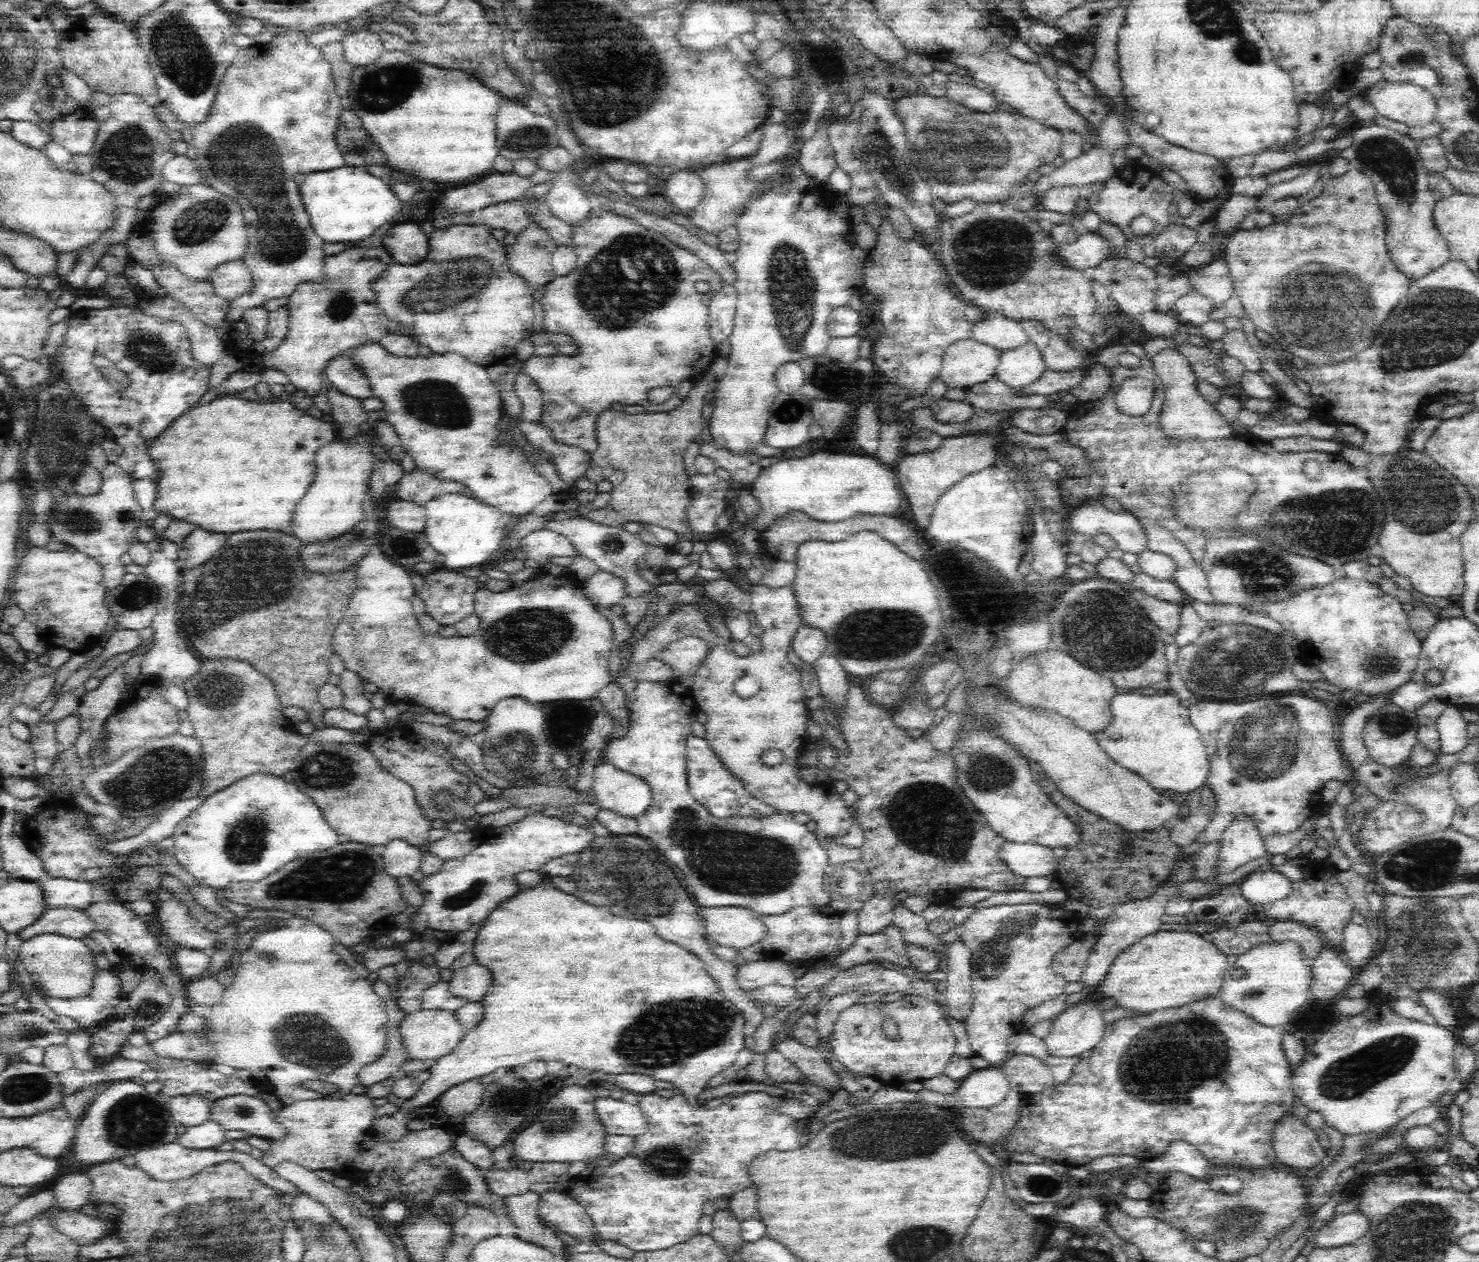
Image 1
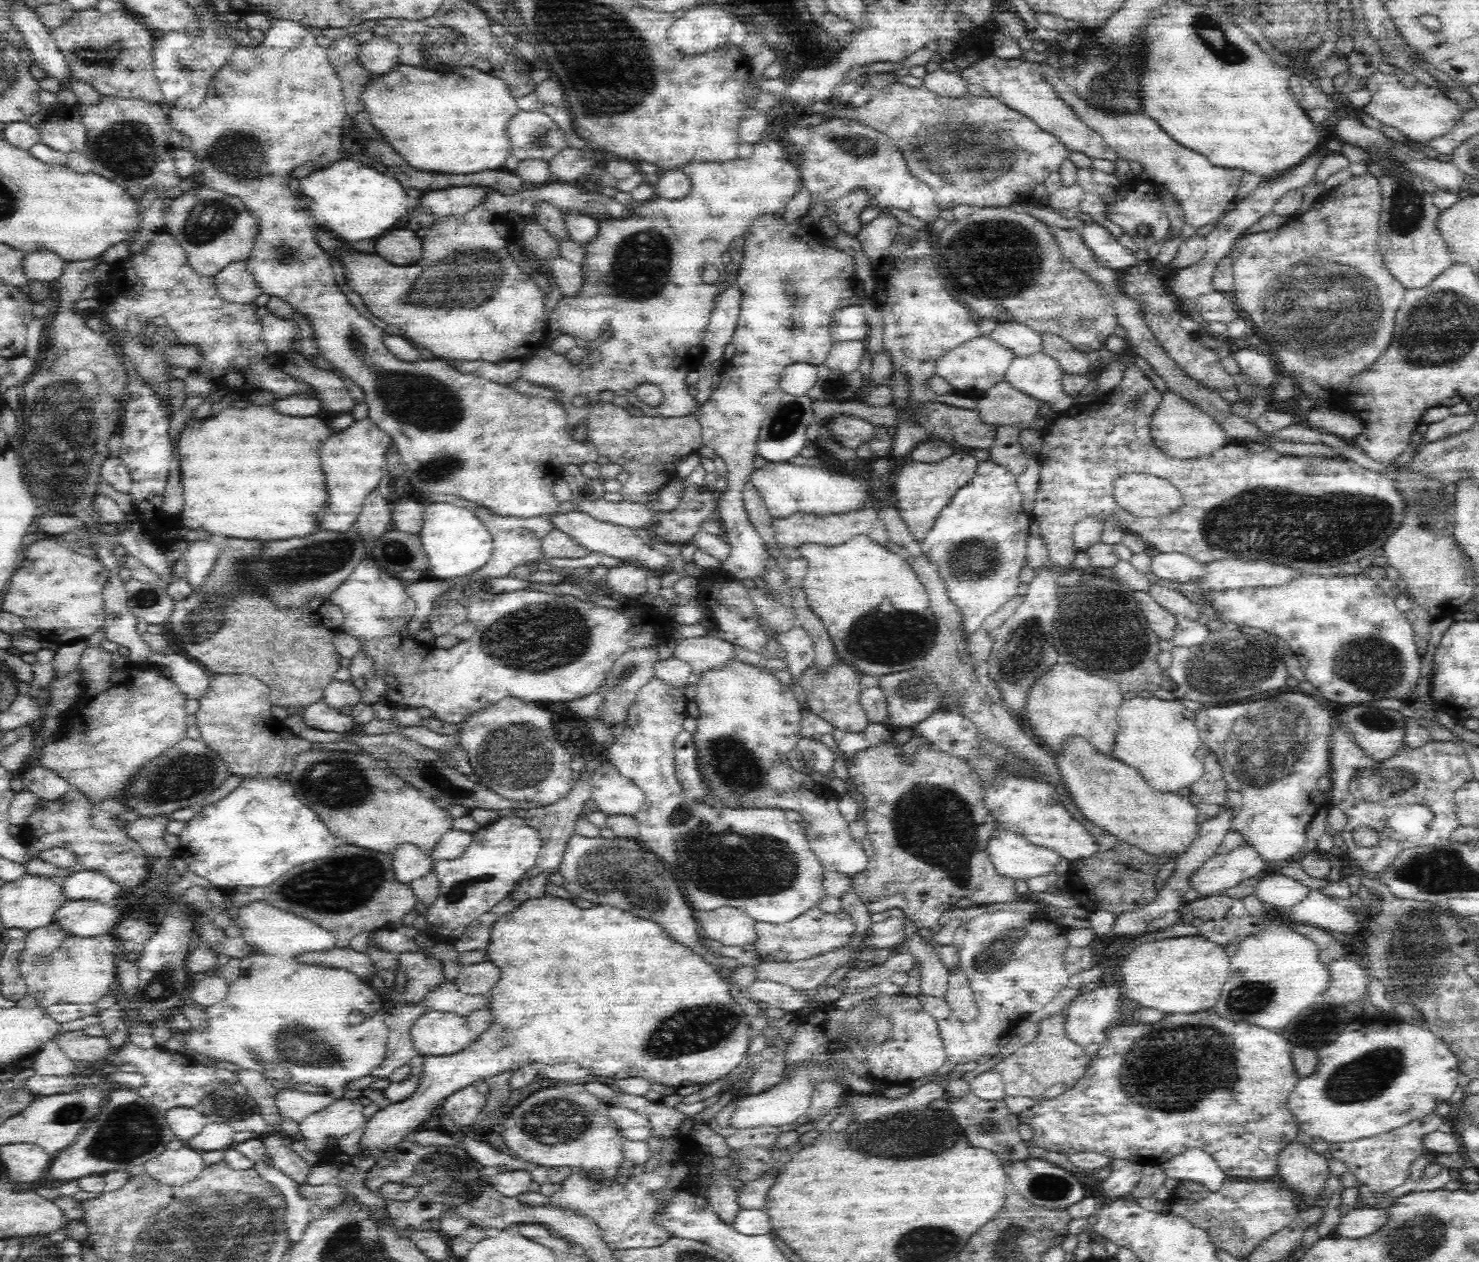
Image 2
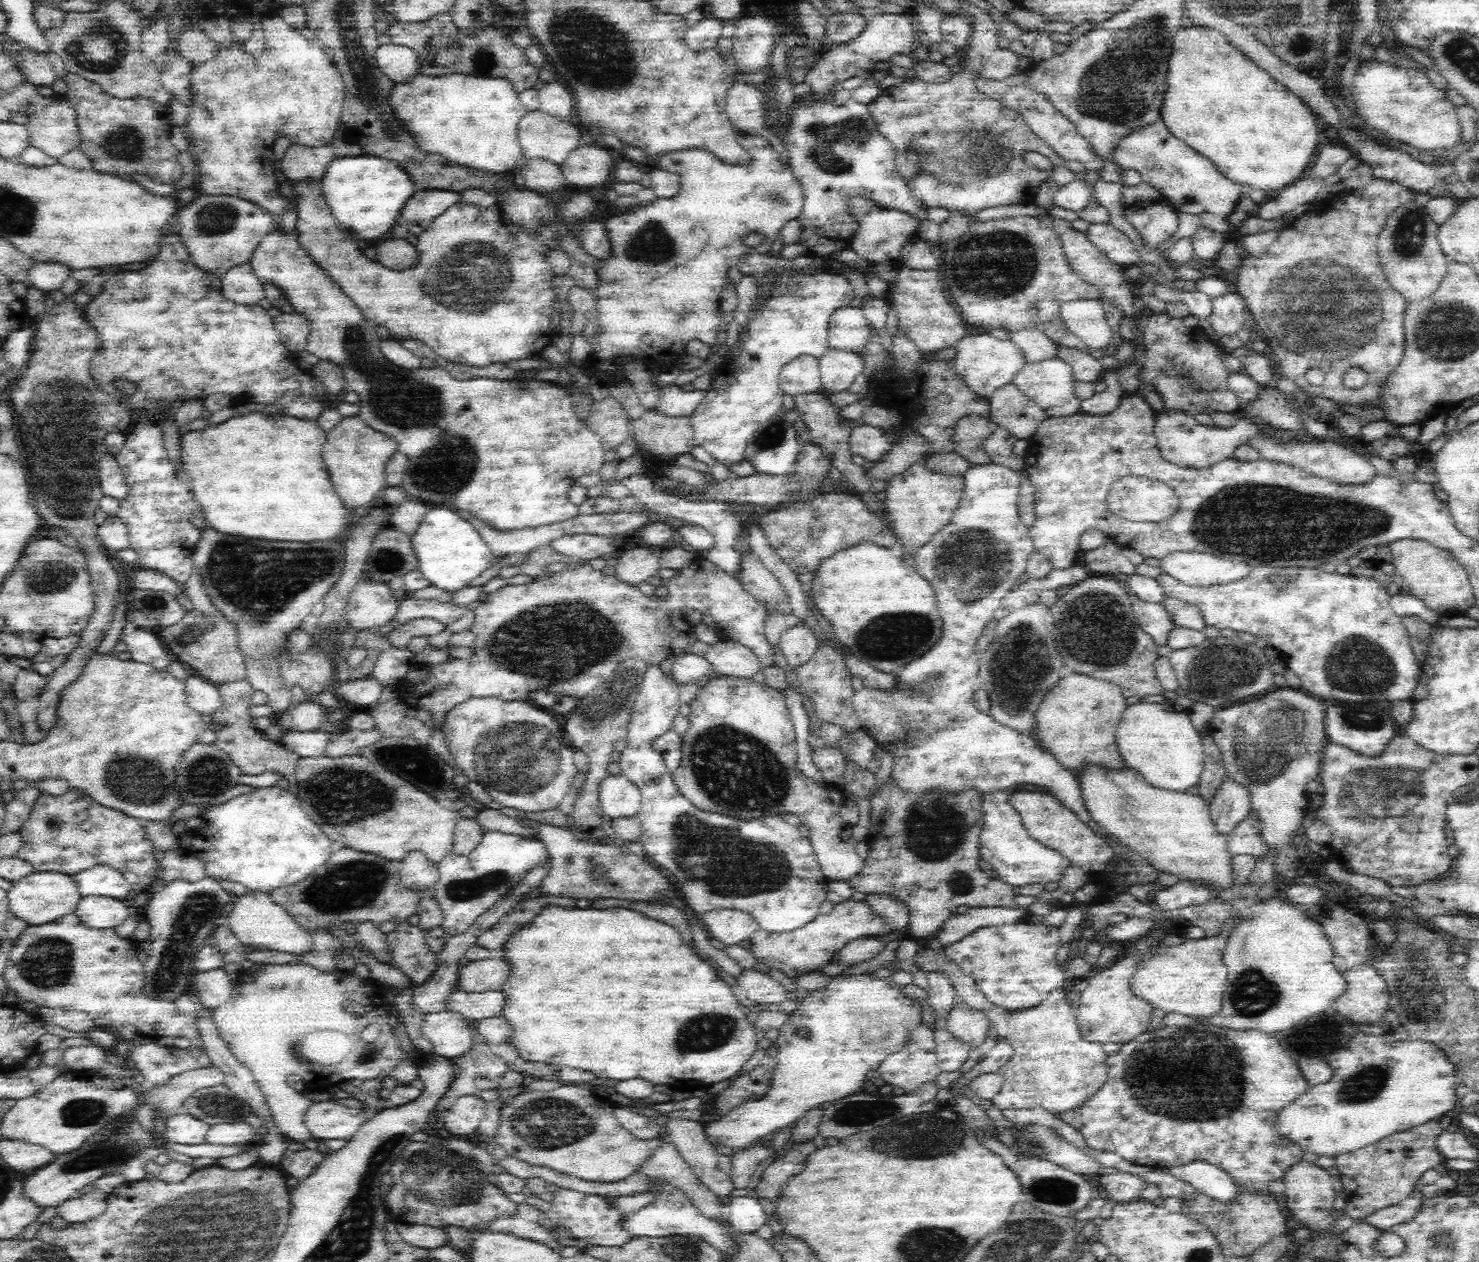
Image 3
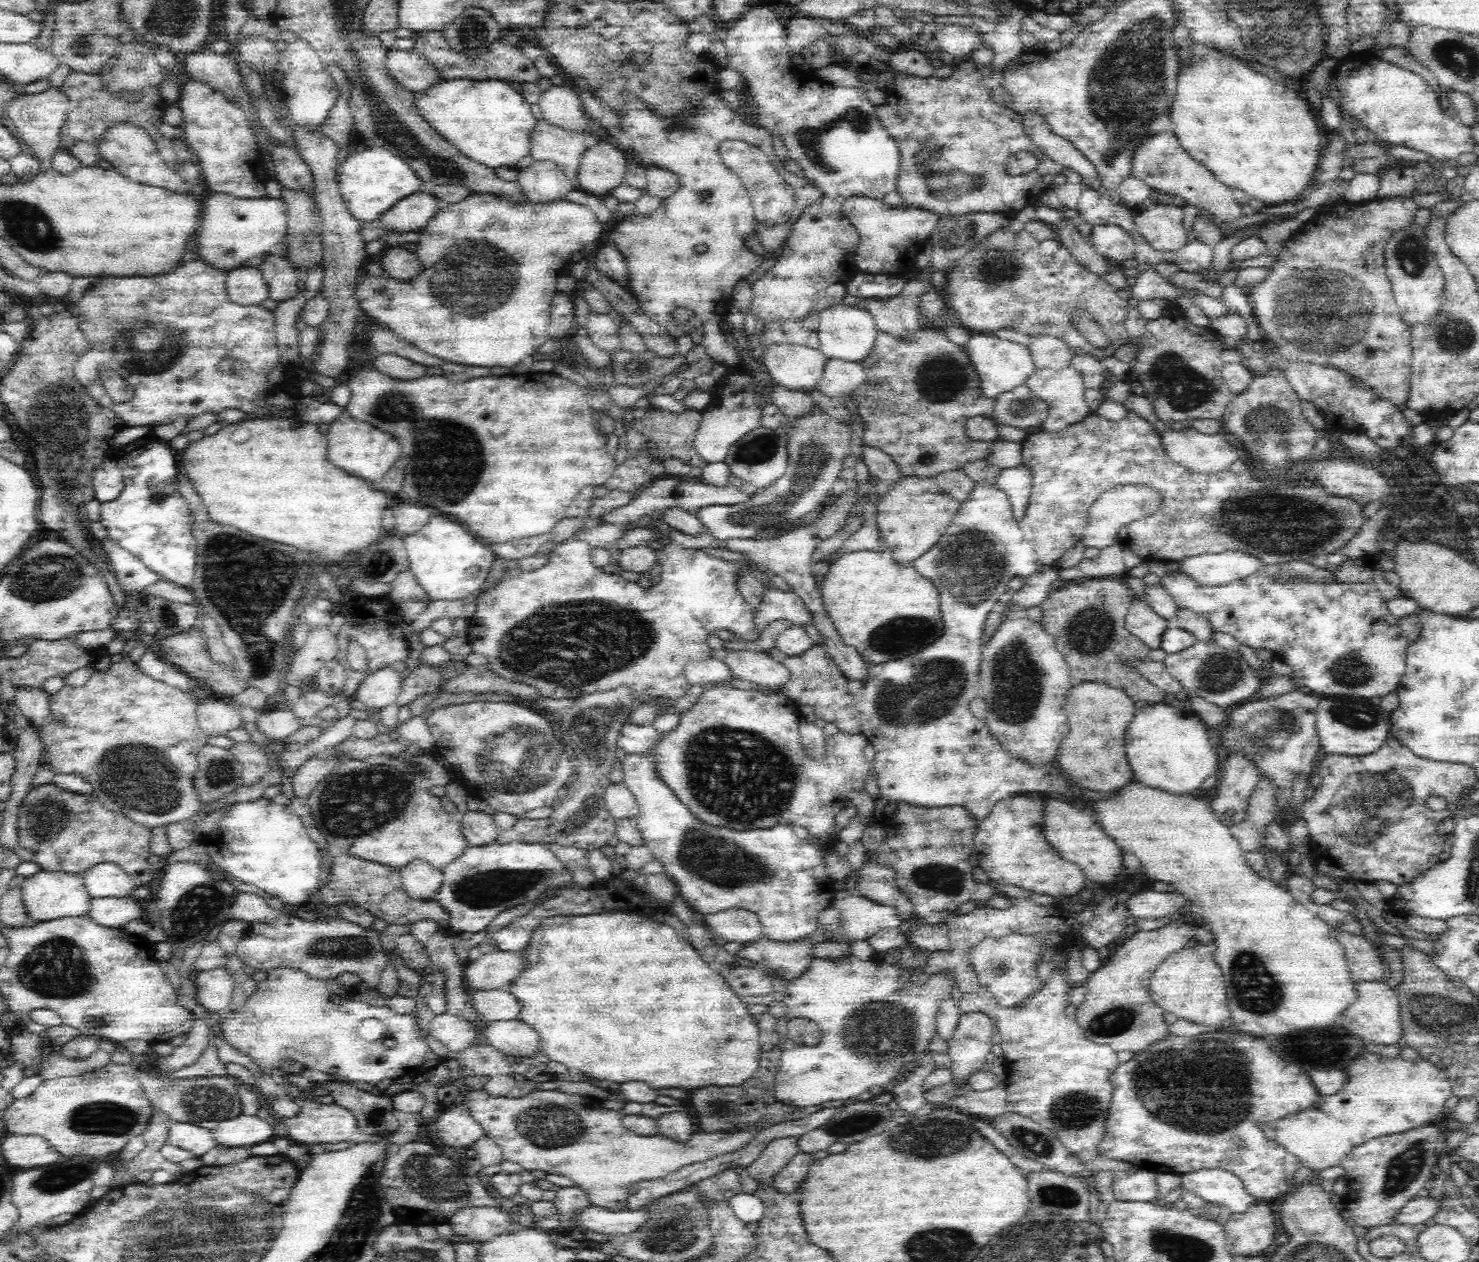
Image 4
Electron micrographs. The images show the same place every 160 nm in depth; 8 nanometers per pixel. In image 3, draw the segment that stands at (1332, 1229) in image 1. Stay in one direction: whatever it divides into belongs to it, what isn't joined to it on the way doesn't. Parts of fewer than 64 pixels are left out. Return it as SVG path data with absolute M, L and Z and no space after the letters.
M1415 1190L1409 1198L1400 1204L1372 1213L1365 1218L1365 1221L1375 1226L1376 1230L1386 1231L1391 1226L1410 1222L1422 1210L1423 1203L1422 1192Z

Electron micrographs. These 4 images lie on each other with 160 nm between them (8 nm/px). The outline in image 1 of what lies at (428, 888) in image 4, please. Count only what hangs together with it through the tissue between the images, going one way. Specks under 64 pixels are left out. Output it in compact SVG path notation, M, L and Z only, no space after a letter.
M391 840L382 853L386 874L394 878L410 877L419 871L425 849L405 840Z

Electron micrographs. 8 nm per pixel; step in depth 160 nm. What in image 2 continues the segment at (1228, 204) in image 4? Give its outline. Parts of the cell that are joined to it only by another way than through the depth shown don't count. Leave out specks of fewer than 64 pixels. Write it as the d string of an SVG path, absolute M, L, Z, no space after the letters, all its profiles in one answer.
M1046 61L1038 62L1044 79L1054 88L1057 96L1076 113L1076 117L1098 132L1110 150L1116 153L1120 160L1127 160L1129 164L1138 163L1142 167L1141 174L1156 187L1165 187L1183 207L1185 224L1189 232L1200 230L1212 222L1216 222L1224 208L1230 202L1236 202L1235 196L1245 175L1240 170L1230 170L1213 165L1203 154L1194 152L1178 144L1160 125L1144 112L1134 113L1108 113L1098 110L1094 106L1075 98L1067 85L1058 77L1056 68Z

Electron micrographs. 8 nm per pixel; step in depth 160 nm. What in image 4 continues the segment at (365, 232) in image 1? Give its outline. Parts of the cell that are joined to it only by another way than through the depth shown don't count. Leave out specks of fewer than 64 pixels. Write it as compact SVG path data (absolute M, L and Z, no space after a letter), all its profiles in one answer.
M360 146L358 150L353 150L348 155L339 169L340 172L337 173L339 189L349 210L359 221L378 218L395 202L418 193L422 182L400 155L386 150L383 146Z

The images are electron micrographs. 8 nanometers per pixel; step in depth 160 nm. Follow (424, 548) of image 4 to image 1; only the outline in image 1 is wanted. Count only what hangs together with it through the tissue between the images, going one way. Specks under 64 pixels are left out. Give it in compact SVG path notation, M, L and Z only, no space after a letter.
M444 494L425 505L424 534L428 544L440 555L437 568L458 572L471 567L484 566L500 546L508 515L494 506L485 506L471 495Z

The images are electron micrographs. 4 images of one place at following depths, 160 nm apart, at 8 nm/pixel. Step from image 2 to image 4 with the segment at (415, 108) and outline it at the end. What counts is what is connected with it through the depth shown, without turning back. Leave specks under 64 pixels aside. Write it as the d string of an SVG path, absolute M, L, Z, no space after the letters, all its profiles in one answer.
M443 79L428 92L416 93L416 99L420 114L430 126L434 126L434 130L440 132L440 136L468 158L476 158L488 168L514 168L520 158L530 155L531 134L538 120L516 85L498 79Z

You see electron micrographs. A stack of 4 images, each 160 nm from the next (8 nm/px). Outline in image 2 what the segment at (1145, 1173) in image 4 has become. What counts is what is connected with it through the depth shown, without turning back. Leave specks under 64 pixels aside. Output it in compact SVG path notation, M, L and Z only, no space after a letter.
M1111 1159L1111 1172L1102 1180L1103 1200L1131 1199L1142 1176L1142 1165L1122 1160Z

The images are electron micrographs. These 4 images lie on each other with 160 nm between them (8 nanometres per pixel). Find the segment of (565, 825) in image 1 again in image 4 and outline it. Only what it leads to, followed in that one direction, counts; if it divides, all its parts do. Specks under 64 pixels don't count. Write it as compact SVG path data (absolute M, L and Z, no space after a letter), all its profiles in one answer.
M536 843L469 846L460 858L447 864L442 871L443 883L437 890L435 902L452 915L445 928L450 934L479 933L503 912L532 902L540 905L575 885L572 873L558 860L551 846Z

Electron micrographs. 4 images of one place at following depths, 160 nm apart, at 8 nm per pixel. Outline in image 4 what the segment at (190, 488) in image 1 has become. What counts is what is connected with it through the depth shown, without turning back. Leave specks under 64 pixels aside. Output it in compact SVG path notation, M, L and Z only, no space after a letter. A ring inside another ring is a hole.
M269 416L257 419L245 419L236 424L225 424L222 429L213 436L206 436L198 442L190 443L186 450L179 454L180 467L187 474L189 479L196 488L196 493L202 496L202 501L206 504L206 509L210 512L210 518L218 524L226 524L226 526L234 526L242 532L248 532L250 536L258 536L270 542L278 542L288 544L288 546L296 546L300 550L308 550L308 552L318 552L316 558L322 562L346 562L354 560L356 552L367 549L369 546L376 544L384 535L382 528L382 516L384 511L395 506L396 502L392 496L388 496L386 492L377 490L374 486L370 486L371 482L366 482L363 478L356 478L355 475L349 474L340 468L334 468L327 458L326 436L318 432L318 428L314 424L308 424L300 421L298 418ZM238 428L246 428L248 430L248 440L246 442L236 442L234 434Z

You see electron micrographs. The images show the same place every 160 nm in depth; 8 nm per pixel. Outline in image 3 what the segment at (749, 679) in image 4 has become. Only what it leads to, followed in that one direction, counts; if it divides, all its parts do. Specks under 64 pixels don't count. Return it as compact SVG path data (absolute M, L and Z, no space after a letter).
M722 638L703 655L715 672L727 677L752 679L764 666L758 657L745 646Z

